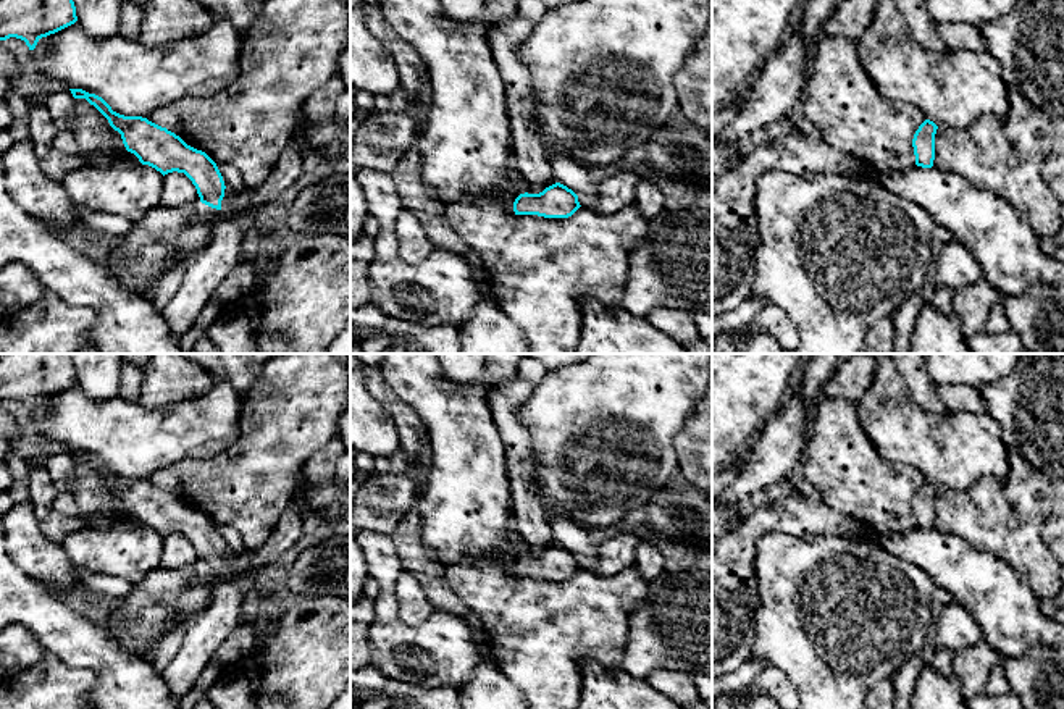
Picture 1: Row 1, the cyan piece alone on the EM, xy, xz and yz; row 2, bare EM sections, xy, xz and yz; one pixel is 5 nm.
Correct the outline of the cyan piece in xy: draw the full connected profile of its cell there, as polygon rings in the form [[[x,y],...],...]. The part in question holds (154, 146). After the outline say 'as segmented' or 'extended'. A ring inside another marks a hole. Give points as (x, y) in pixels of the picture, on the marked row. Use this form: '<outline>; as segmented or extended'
[[[69,89],[74,99],[86,99],[121,134],[128,152],[142,165],[149,165],[163,176],[173,171],[184,173],[197,189],[200,202],[216,208],[224,220],[236,218],[232,210],[236,194],[224,186],[216,163],[202,150],[187,145],[179,136],[142,116],[124,116],[98,95],[82,89]]]; extended

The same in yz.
[[[925,120],[914,134],[912,147],[915,155],[915,165],[922,168],[932,168],[935,160],[935,134],[938,126]]]; as segmented

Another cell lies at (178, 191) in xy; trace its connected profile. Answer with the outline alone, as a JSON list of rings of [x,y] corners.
[[[184,173],[165,174],[165,184],[161,191],[160,205],[170,208],[192,208],[202,203],[195,186]]]

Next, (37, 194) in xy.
[[[29,139],[15,141],[2,153],[5,186],[18,205],[36,218],[58,228],[84,224],[74,213],[73,202],[61,182],[50,179],[40,168],[36,149]]]

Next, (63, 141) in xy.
[[[60,126],[55,139],[53,139],[53,149],[69,153],[69,155],[77,155],[82,158],[84,165],[92,166],[92,168],[108,168],[116,163],[126,165],[126,166],[136,166],[140,165],[139,158],[123,158],[116,157],[113,152],[82,152],[71,131],[65,126]]]

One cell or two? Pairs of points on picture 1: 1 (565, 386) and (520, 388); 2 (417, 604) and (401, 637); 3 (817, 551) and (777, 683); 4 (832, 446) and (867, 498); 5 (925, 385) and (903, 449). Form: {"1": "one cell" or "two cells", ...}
{"1": "two cells", "2": "two cells", "3": "two cells", "4": "one cell", "5": "two cells"}

